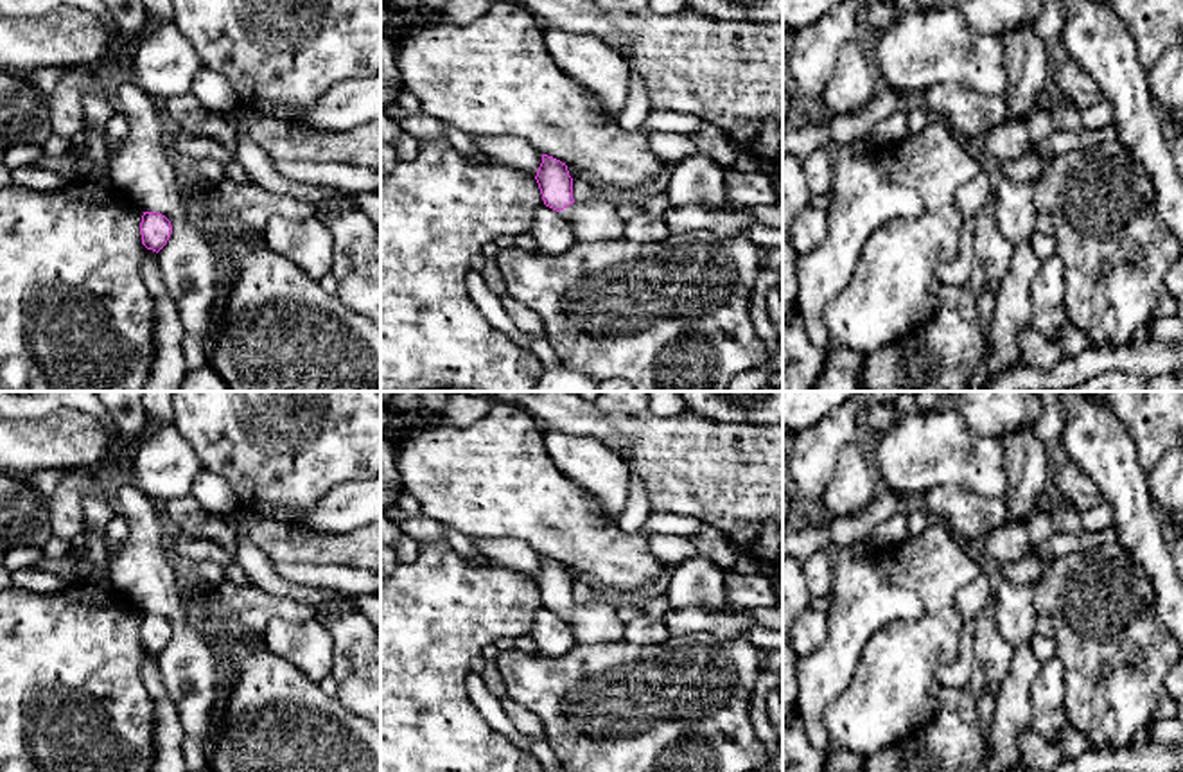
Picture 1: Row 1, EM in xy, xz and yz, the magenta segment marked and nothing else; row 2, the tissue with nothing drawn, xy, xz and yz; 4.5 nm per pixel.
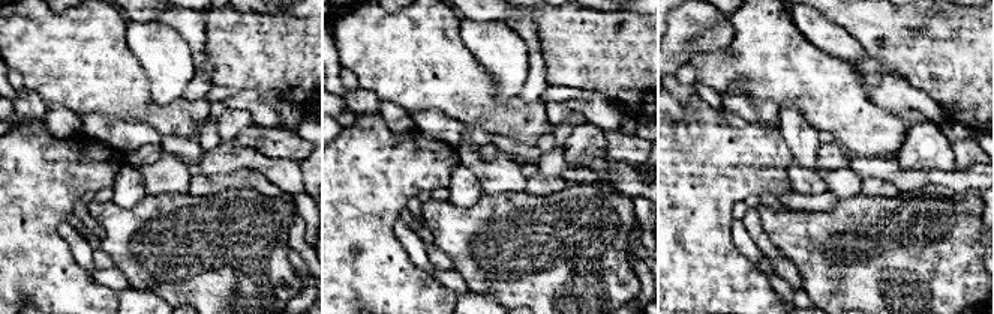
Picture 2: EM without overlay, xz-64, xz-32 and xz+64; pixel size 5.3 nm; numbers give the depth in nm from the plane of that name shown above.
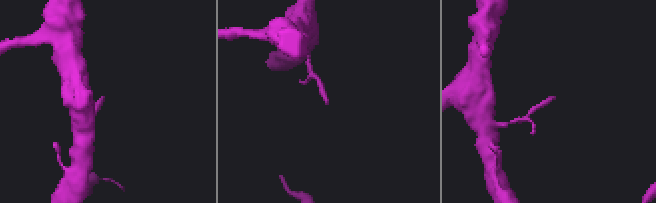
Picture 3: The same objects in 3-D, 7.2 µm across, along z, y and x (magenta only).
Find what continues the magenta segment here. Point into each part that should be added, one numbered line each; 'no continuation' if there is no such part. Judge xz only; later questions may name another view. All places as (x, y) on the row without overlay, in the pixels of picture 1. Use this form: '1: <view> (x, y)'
1: xz (598, 622)

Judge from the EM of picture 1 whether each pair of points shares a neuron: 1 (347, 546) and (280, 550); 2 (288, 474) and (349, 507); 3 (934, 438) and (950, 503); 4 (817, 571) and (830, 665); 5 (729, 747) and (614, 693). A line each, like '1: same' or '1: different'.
1: same
2: different
3: different
4: different
5: same

